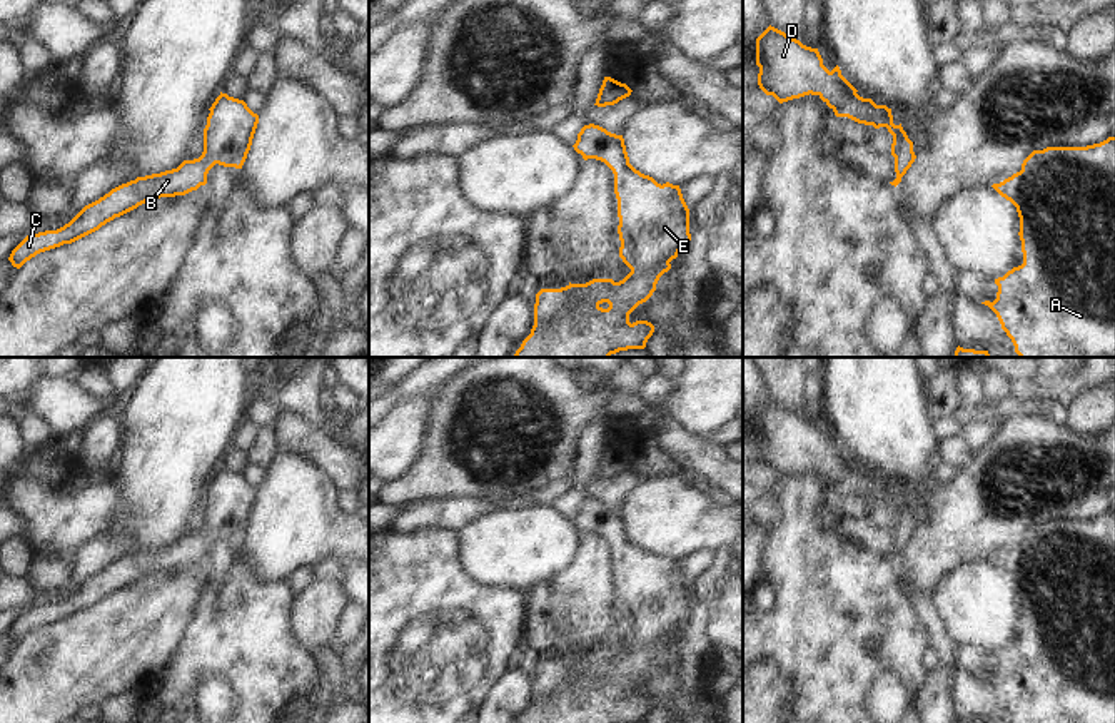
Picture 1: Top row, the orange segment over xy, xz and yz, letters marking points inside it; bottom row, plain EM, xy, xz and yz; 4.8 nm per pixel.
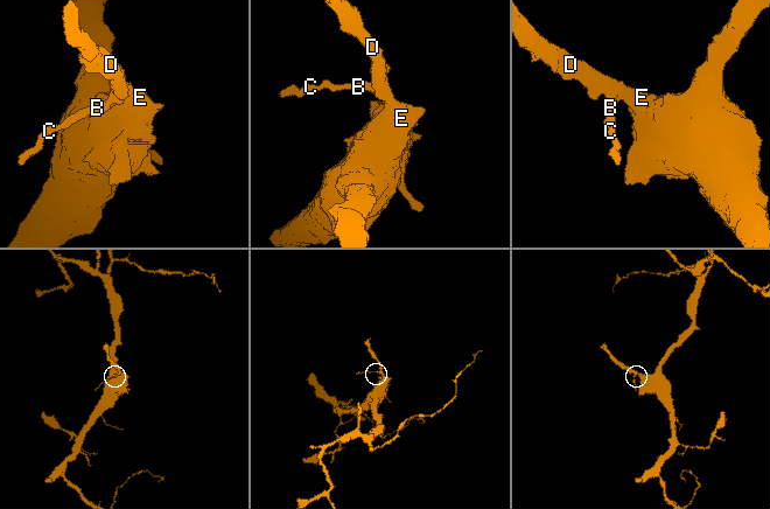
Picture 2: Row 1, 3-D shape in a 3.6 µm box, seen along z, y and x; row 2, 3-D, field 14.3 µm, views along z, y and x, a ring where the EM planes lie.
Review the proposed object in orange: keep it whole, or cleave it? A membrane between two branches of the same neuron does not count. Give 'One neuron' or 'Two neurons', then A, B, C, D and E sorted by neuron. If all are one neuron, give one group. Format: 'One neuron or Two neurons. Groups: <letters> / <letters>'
One neuron. Groups: A B C D E.

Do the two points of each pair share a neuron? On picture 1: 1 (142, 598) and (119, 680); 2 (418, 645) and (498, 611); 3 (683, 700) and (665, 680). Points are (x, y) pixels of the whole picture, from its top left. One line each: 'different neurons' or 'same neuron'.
1: same neuron
2: same neuron
3: same neuron

